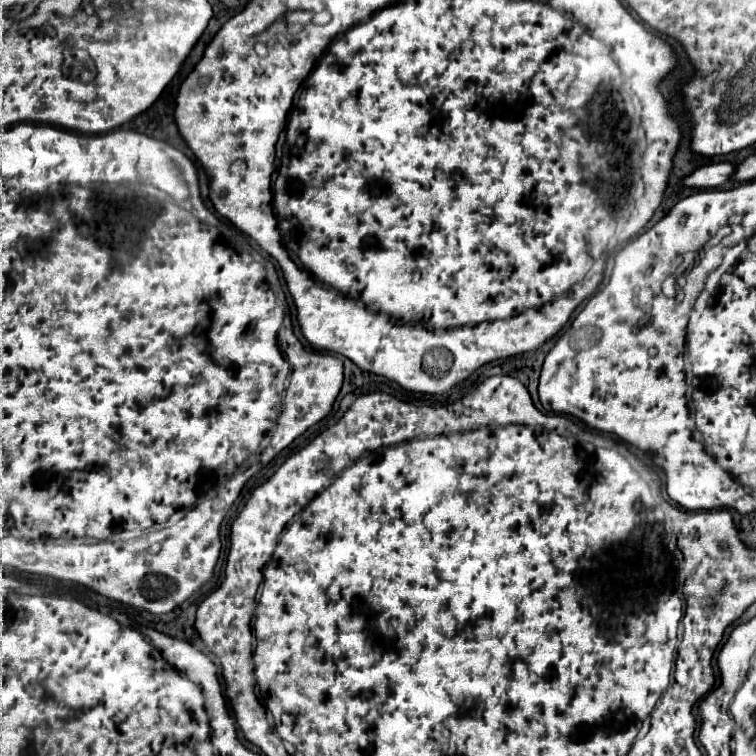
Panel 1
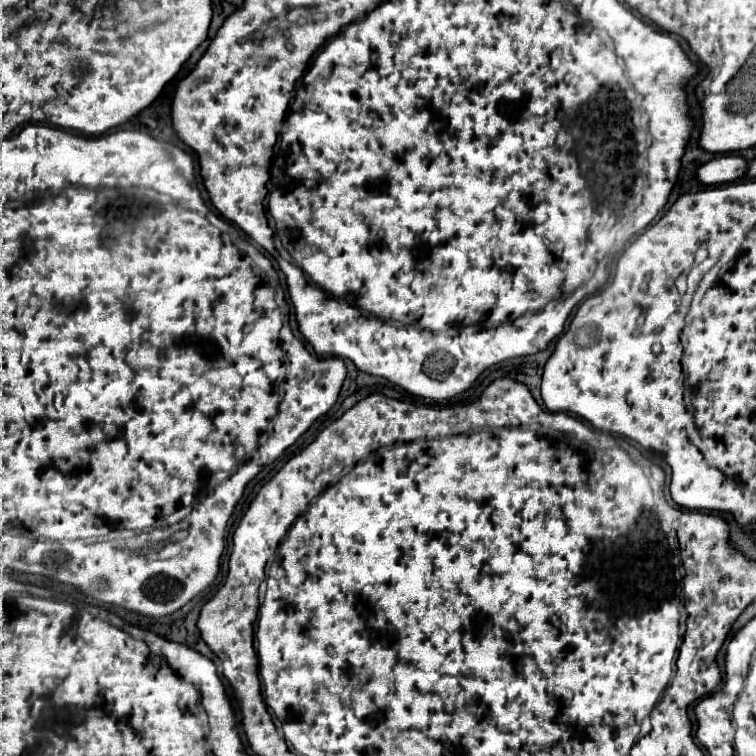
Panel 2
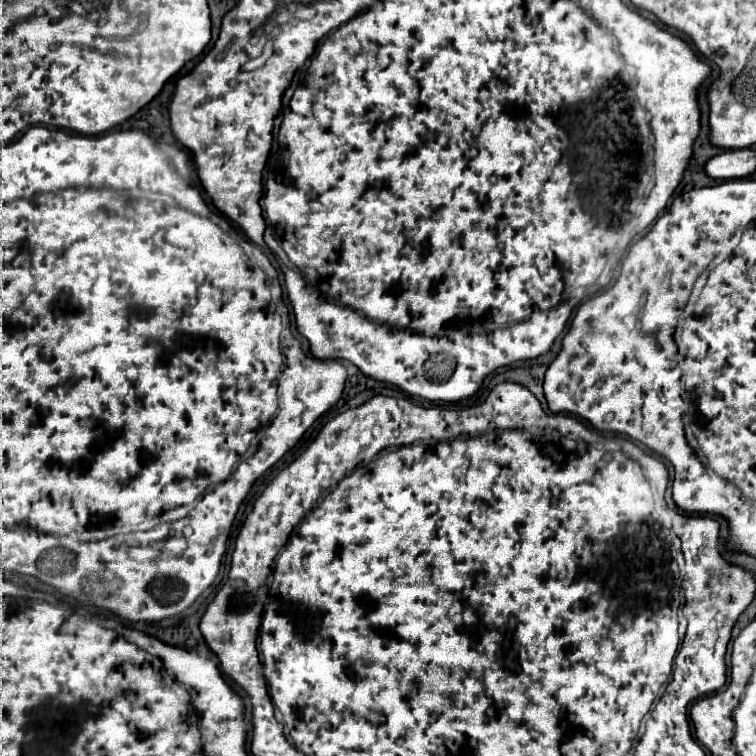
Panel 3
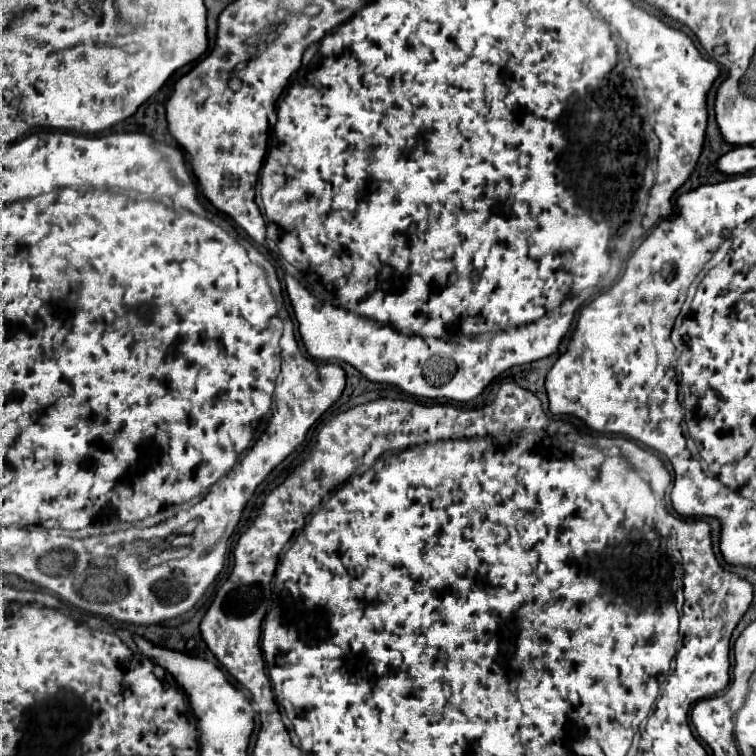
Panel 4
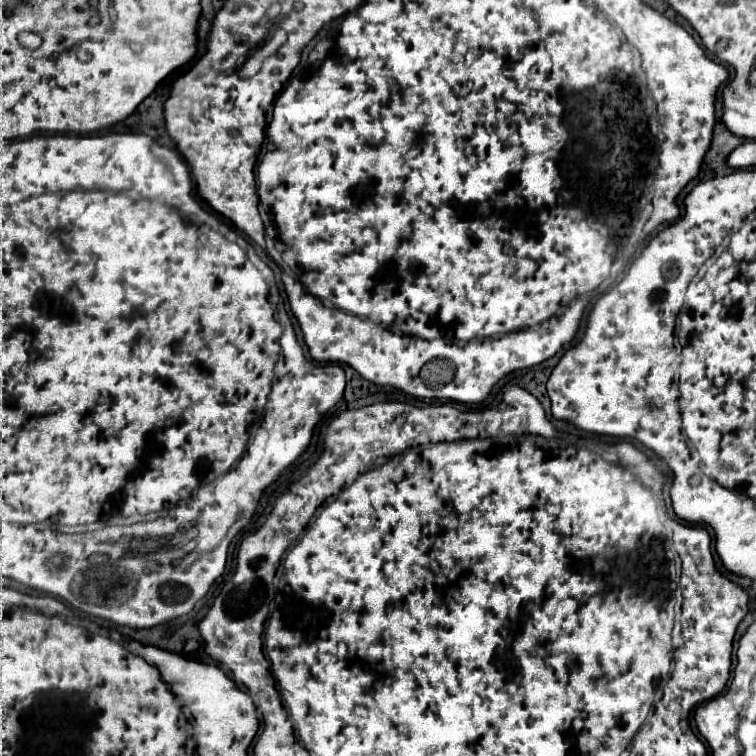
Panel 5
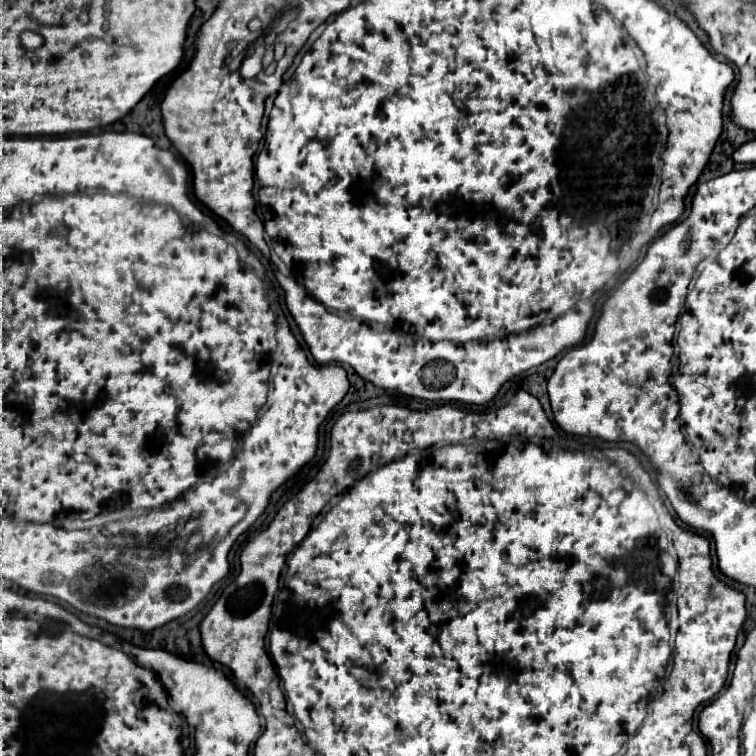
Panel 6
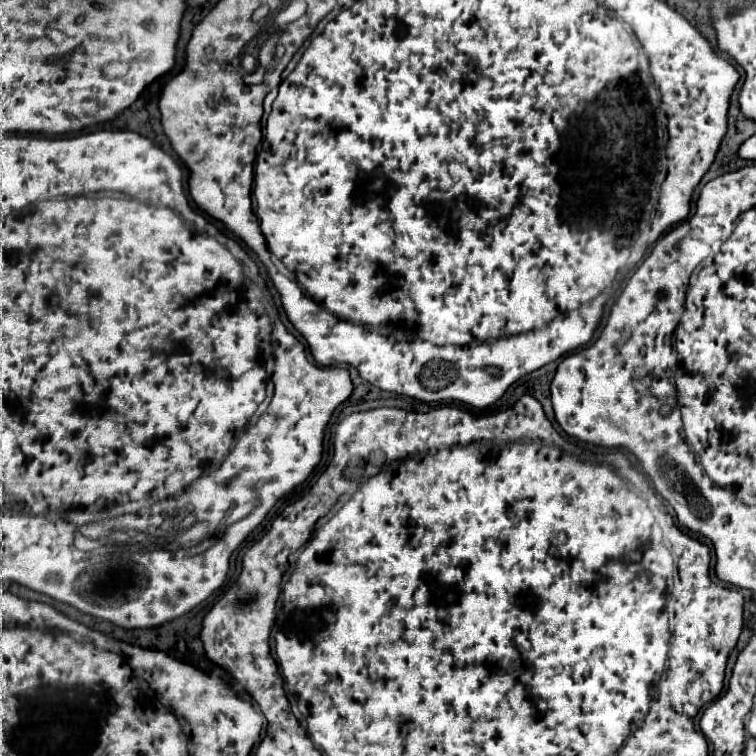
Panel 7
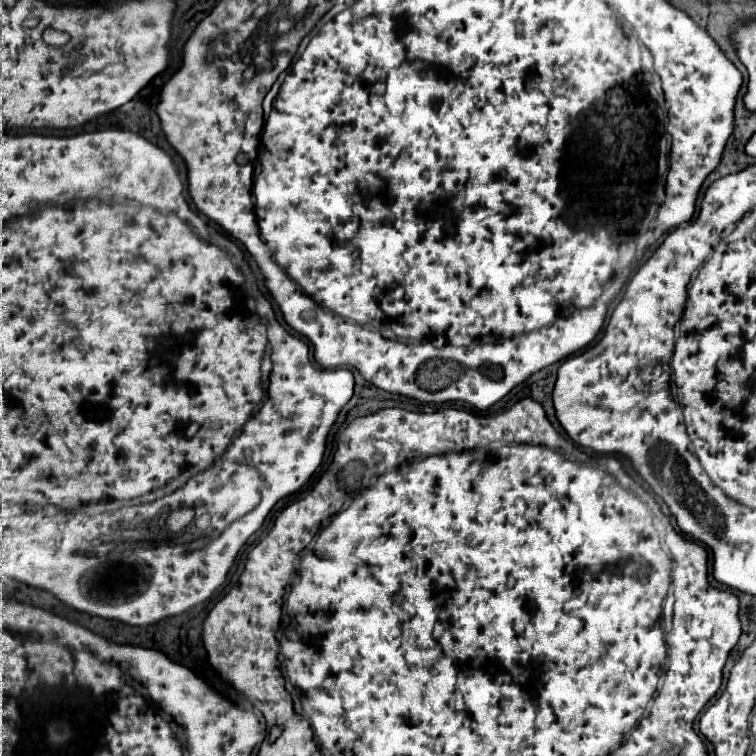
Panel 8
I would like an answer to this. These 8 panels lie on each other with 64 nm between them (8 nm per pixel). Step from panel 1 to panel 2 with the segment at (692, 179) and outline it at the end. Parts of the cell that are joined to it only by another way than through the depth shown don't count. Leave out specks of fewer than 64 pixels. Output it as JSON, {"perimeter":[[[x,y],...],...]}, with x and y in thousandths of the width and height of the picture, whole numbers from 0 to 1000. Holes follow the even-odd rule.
{"perimeter":[[[950,206],[923,222],[923,238],[934,246],[966,243],[984,235],[989,228],[989,212],[984,206]]]}

